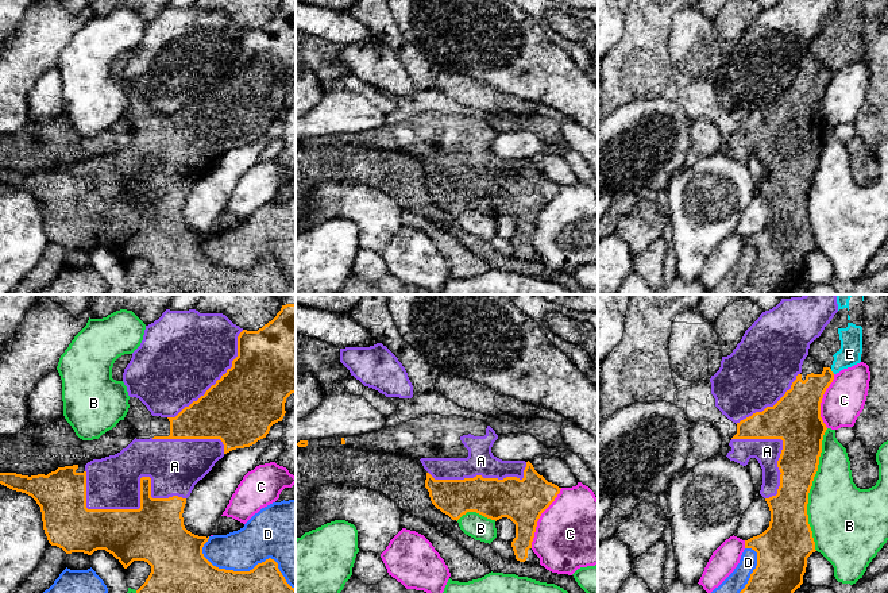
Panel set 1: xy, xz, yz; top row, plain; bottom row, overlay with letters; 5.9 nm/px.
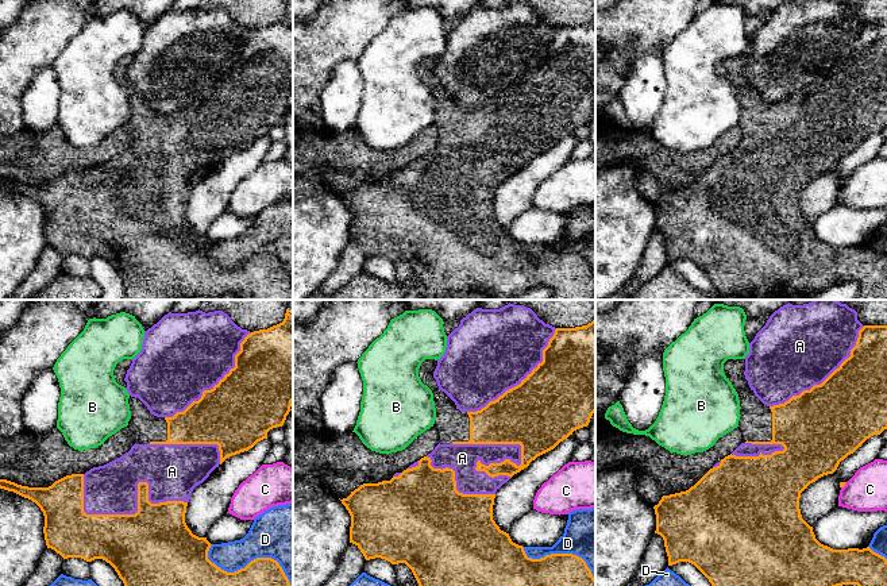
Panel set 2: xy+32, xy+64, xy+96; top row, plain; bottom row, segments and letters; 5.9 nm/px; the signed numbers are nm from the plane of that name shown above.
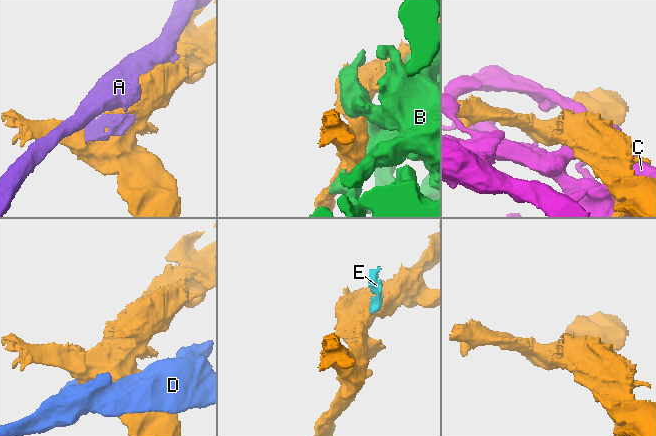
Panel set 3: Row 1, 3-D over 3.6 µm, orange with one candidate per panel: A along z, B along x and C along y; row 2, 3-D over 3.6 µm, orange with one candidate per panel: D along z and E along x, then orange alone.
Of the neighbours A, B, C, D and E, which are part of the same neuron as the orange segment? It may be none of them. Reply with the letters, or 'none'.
none

